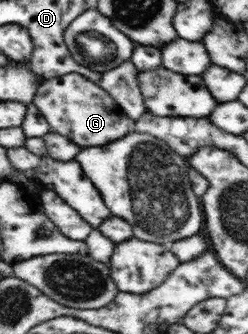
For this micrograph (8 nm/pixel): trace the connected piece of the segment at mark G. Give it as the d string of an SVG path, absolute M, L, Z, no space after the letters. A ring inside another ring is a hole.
M76 73L43 80L32 103L46 118L52 131L69 138L81 148L103 146L125 137L129 132L125 128L127 118L121 114L122 110L113 97L95 83Z

